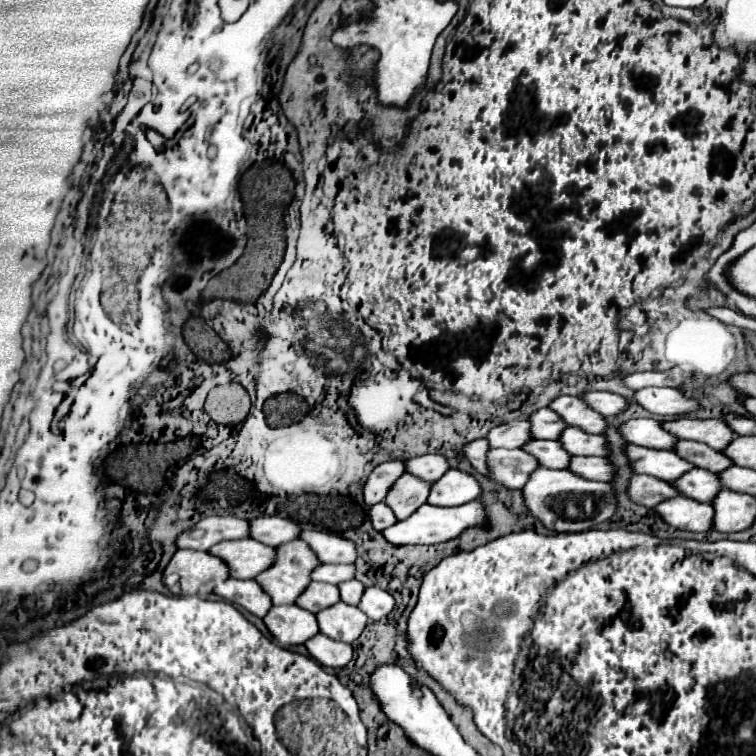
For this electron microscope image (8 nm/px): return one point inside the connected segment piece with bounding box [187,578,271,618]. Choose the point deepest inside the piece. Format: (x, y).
(245, 593)

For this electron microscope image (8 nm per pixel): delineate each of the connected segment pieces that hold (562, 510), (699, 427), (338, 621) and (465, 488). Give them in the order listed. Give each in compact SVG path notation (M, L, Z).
M541 466L529 476L529 480L521 492L523 492L523 500L525 500L529 514L537 522L541 522L547 530L555 530L555 532L589 530L595 524L609 520L617 510L615 496L611 492L611 484L585 480L585 478L565 472L565 470L549 470L549 468Z
M679 418L671 422L663 422L663 428L679 440L695 440L703 442L715 450L723 450L727 442L733 440L731 428L723 424L723 420L695 420L695 418Z
M345 602L333 604L331 608L325 608L317 614L319 630L329 638L341 640L347 644L359 638L359 634L367 626L367 620L369 618L357 606L351 606Z
M447 470L431 484L427 504L433 506L459 506L475 500L481 492L479 482L461 470Z

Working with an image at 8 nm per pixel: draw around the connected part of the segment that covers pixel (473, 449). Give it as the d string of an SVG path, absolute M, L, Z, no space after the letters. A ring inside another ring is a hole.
M473 440L473 442L467 442L461 450L461 454L465 456L465 460L469 460L469 464L477 470L477 472L487 472L487 464L483 460L483 456L487 454L487 440Z

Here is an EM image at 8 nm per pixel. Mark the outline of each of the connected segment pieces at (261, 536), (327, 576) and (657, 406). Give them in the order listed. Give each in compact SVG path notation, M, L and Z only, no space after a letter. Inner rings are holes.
M259 516L249 520L249 538L255 538L267 546L277 546L287 540L295 540L301 528L281 516Z
M319 564L311 572L311 580L339 584L343 580L355 578L355 566L353 564Z
M641 388L633 400L651 414L685 414L697 408L697 402L685 398L677 388Z

